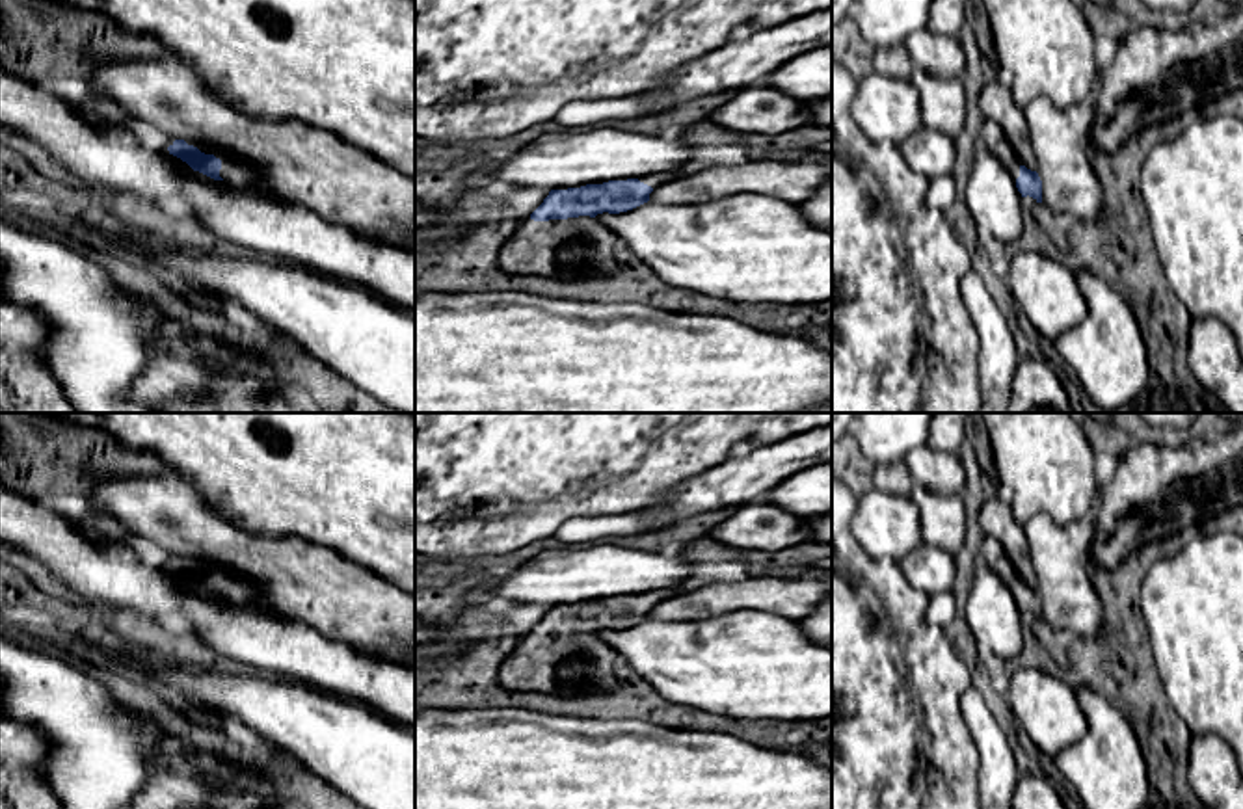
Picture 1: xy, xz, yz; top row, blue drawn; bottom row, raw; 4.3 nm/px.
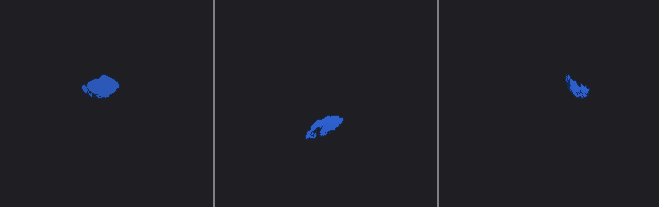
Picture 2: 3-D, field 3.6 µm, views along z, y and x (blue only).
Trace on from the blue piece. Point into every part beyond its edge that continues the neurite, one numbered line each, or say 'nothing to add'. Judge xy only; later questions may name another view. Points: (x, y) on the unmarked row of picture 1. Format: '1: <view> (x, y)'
1: xy (239, 590)

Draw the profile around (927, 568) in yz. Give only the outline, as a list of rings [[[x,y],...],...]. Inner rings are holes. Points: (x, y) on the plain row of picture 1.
[[[919,545],[899,567],[914,590],[923,591],[927,597],[934,597],[953,590],[956,578],[955,554],[942,550],[936,545]]]

